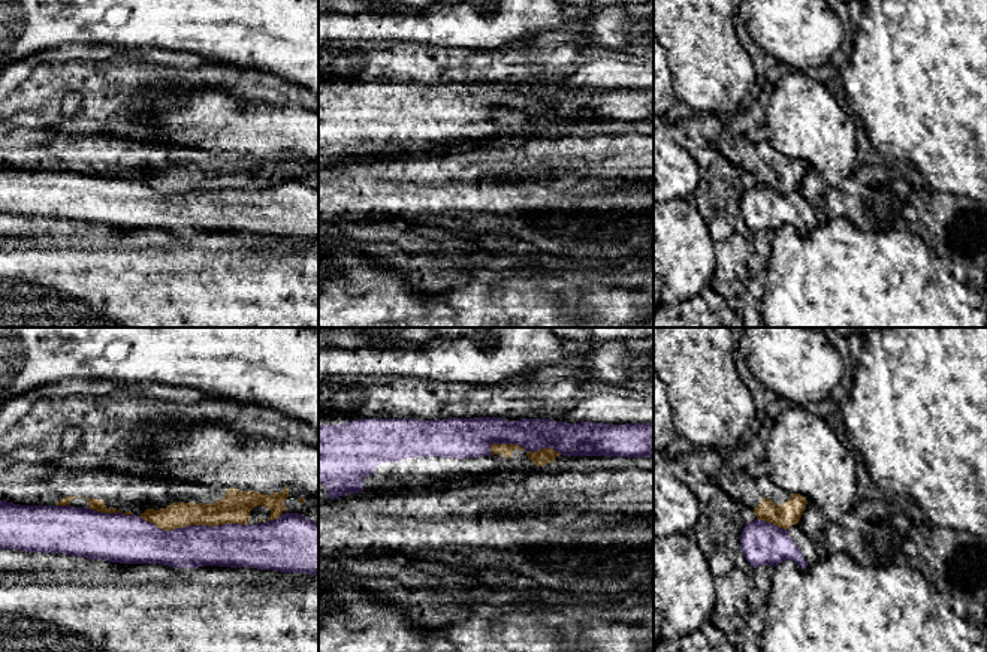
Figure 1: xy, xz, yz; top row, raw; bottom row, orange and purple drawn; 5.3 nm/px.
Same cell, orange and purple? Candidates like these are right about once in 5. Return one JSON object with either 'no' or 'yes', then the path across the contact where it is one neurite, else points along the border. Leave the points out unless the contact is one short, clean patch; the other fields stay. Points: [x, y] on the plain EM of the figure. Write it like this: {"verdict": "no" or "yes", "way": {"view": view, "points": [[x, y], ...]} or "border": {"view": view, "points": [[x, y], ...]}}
{"verdict": "no"}

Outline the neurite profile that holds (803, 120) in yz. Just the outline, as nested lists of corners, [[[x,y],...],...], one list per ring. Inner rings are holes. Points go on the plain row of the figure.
[[[790,70],[766,106],[770,145],[814,167],[830,188],[840,188],[857,167],[854,121],[812,73]]]

